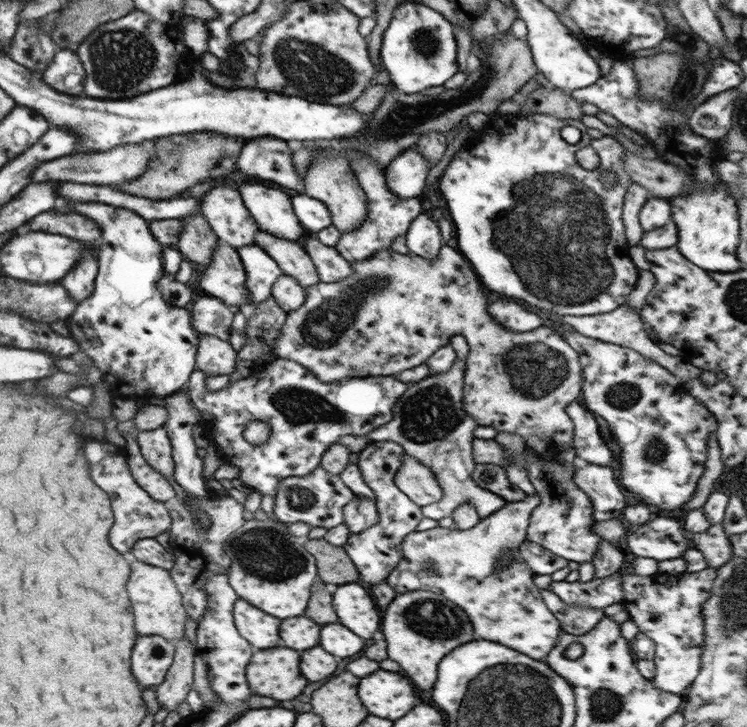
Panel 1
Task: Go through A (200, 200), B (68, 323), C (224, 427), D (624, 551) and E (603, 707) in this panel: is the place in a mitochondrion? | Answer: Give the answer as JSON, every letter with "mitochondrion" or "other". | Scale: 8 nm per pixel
{"A":"other","B":"other","C":"other","D":"other","E":"mitochondrion"}

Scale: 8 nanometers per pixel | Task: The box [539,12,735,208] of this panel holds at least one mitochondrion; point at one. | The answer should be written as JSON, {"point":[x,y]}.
{"point":[670,98]}

